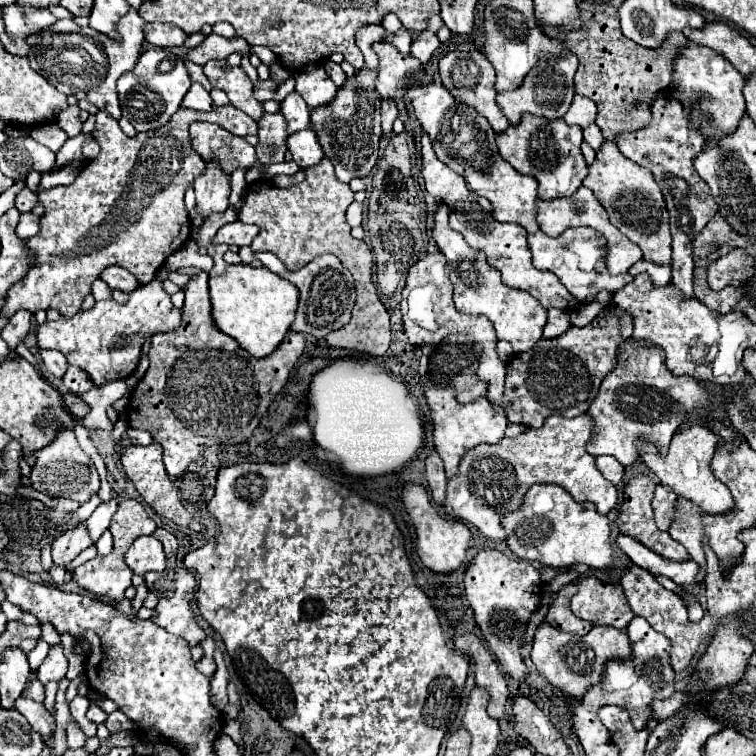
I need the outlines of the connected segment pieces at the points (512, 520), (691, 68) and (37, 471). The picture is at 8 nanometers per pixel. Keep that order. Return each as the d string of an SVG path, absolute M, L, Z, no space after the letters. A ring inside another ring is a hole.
M538 483L526 491L518 511L502 517L506 529L506 545L524 561L540 561L542 565L566 569L574 563L586 563L594 569L612 567L610 527L606 515L594 509L594 503L574 501L560 485Z
M692 41L686 43L686 49L678 49L678 57L674 57L674 81L670 83L670 93L674 93L674 97L680 97L686 107L692 105L690 121L702 131L706 141L720 139L738 127L742 115L746 113L742 87L744 77L732 67L728 59L722 59L714 49ZM698 93L706 95L706 99L696 101L694 95Z
M60 429L58 437L50 445L46 445L46 449L40 449L34 455L36 455L36 463L30 473L32 489L46 493L50 497L74 499L78 503L86 503L90 499L90 495L98 491L98 487L100 487L98 471L96 471L94 463L90 461L90 457L80 449L72 429Z

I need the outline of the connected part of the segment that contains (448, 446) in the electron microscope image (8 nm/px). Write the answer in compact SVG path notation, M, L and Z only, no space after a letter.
M424 377L424 395L432 413L434 423L434 445L440 453L440 459L446 467L446 477L454 477L458 473L458 463L468 449L480 443L496 443L504 437L504 429L508 425L506 413L502 409L494 409L486 397L474 399L470 403L458 403L452 387L438 387L428 377Z

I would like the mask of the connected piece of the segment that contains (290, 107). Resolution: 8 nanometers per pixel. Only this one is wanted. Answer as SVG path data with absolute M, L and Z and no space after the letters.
M292 91L280 105L286 121L288 121L288 133L296 133L300 129L310 127L310 109L302 97L298 97L296 91Z

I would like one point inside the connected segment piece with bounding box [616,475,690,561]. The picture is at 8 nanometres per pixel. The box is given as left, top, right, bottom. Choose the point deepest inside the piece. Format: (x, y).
(635, 518)

